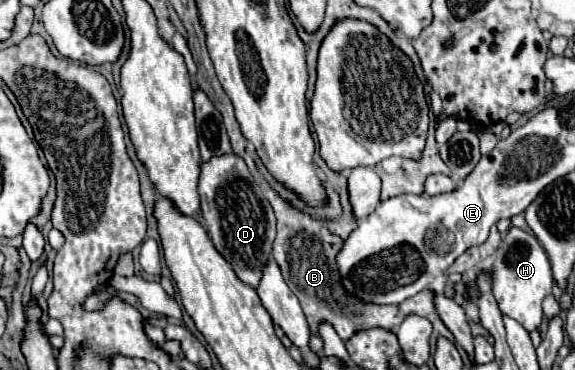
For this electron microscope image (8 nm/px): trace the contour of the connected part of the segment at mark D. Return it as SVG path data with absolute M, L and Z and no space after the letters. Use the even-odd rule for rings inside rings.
M228 153L222 157L212 157L208 163L202 163L200 169L202 173L198 193L210 241L216 245L216 251L232 265L236 277L256 289L264 265L268 265L272 259L272 245L276 237L276 217L272 205L262 195L244 159L238 155Z

